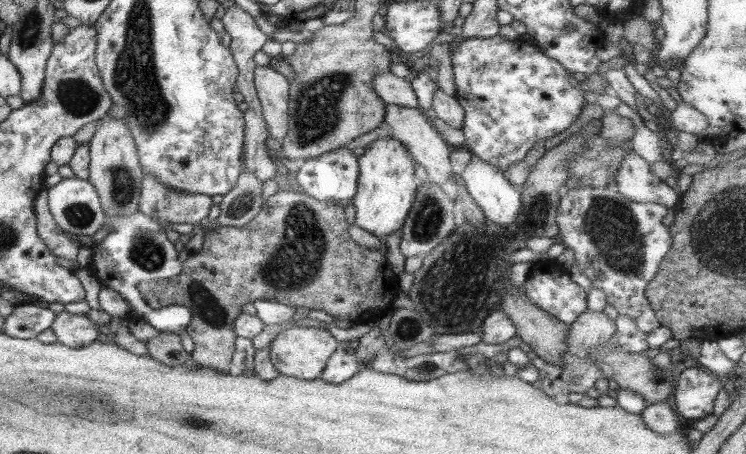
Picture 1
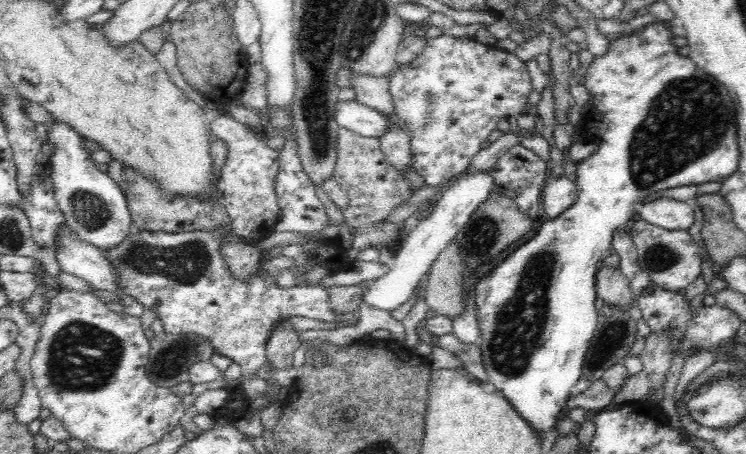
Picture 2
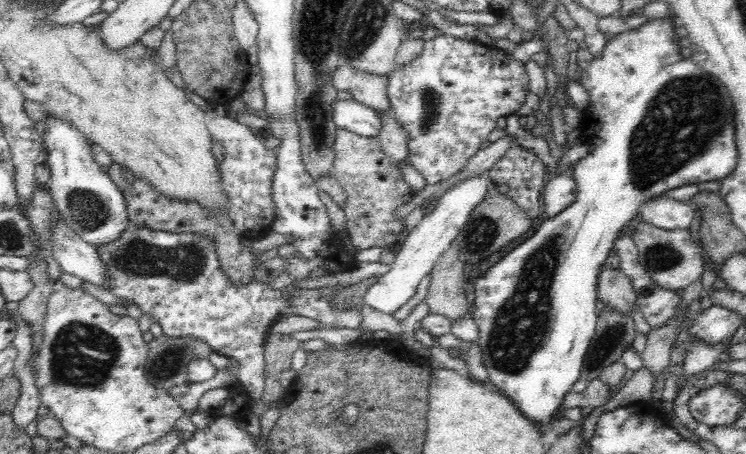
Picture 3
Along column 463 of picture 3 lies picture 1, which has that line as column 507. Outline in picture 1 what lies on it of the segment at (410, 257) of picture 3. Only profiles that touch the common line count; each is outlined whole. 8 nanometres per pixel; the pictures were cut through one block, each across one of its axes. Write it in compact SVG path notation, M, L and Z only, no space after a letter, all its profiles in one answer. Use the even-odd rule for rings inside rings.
M471 155L471 160L459 175L463 179L469 197L483 211L486 220L497 226L505 226L505 228L515 222L515 216L521 210L520 190L503 178L503 174L501 170L497 170L497 166L491 166L487 162L479 160L477 156Z

